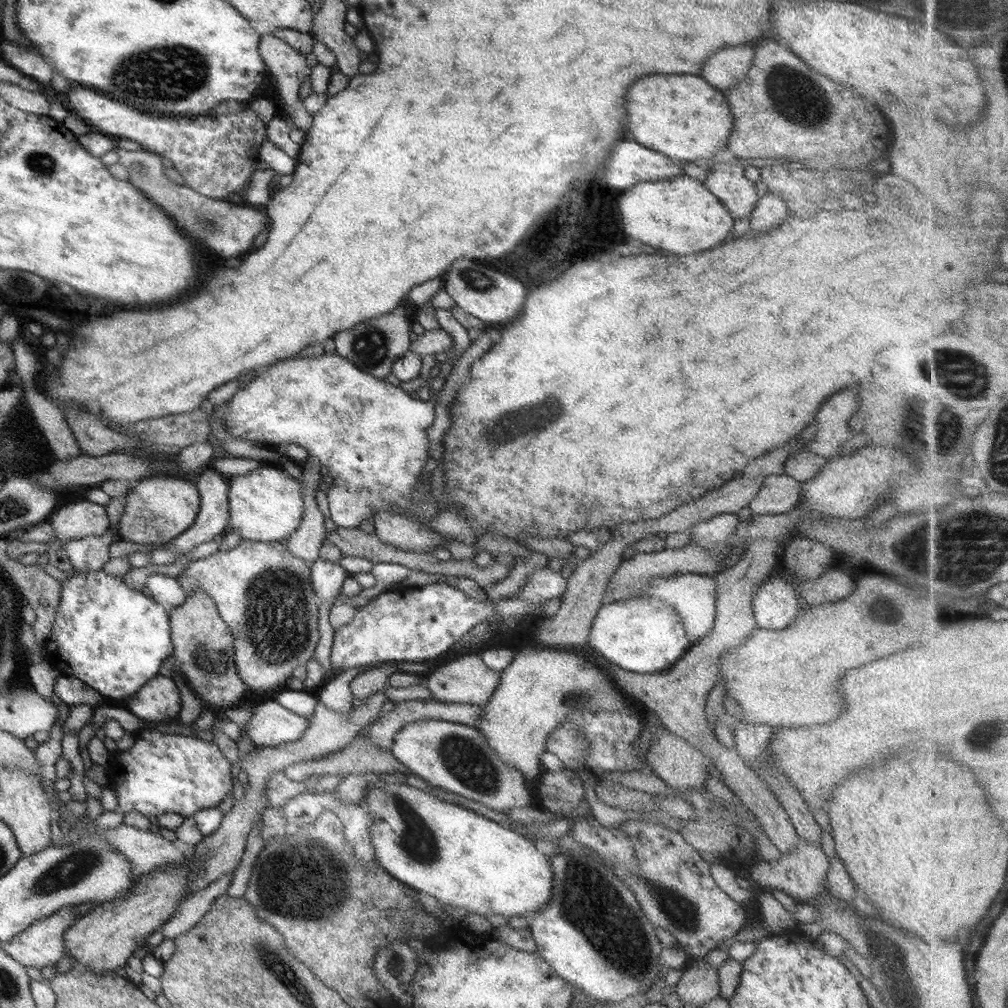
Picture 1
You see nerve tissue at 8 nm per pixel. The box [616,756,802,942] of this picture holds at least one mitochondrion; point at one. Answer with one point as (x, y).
(681, 912)

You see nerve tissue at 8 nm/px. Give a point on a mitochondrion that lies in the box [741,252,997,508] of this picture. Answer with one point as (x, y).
(963, 389)

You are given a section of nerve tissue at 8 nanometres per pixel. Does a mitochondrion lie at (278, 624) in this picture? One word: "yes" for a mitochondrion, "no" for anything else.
yes

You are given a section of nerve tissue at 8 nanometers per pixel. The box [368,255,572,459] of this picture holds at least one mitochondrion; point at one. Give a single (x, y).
(533, 418)

